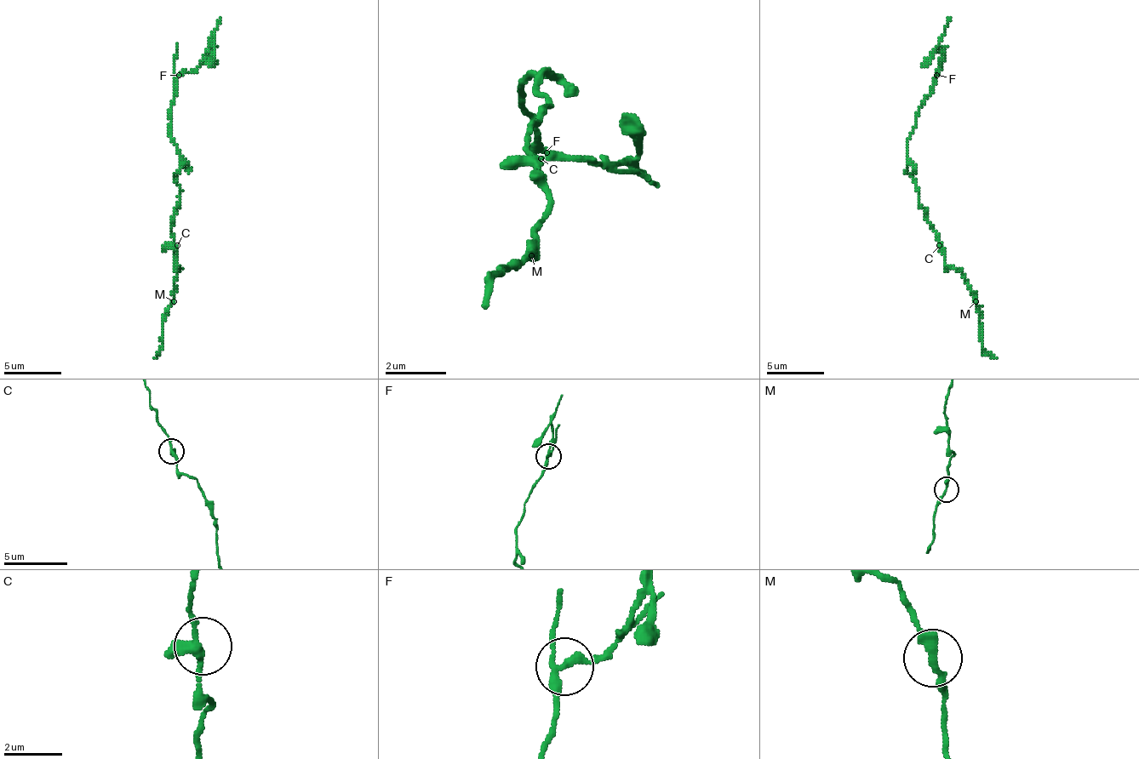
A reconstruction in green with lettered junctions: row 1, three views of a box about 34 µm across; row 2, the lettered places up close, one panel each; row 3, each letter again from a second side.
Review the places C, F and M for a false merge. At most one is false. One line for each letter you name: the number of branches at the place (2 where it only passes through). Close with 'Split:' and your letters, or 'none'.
F: 3
Split: F

